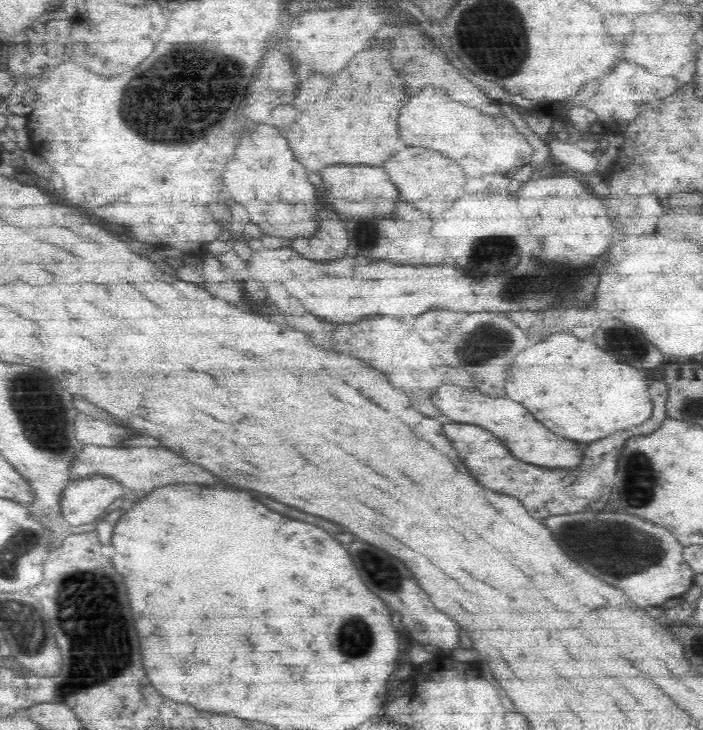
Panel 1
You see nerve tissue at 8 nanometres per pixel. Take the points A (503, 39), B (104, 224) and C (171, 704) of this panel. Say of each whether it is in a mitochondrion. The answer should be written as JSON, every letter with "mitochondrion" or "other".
{"A":"mitochondrion","B":"other","C":"other"}

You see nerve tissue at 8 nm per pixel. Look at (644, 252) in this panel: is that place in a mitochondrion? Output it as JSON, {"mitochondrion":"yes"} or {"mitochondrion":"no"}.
{"mitochondrion":"no"}

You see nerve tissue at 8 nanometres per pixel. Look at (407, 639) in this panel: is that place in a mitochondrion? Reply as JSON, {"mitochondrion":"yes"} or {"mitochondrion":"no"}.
{"mitochondrion":"no"}

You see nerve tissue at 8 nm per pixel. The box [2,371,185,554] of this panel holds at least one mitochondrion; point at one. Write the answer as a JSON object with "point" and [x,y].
{"point":[49,437]}

